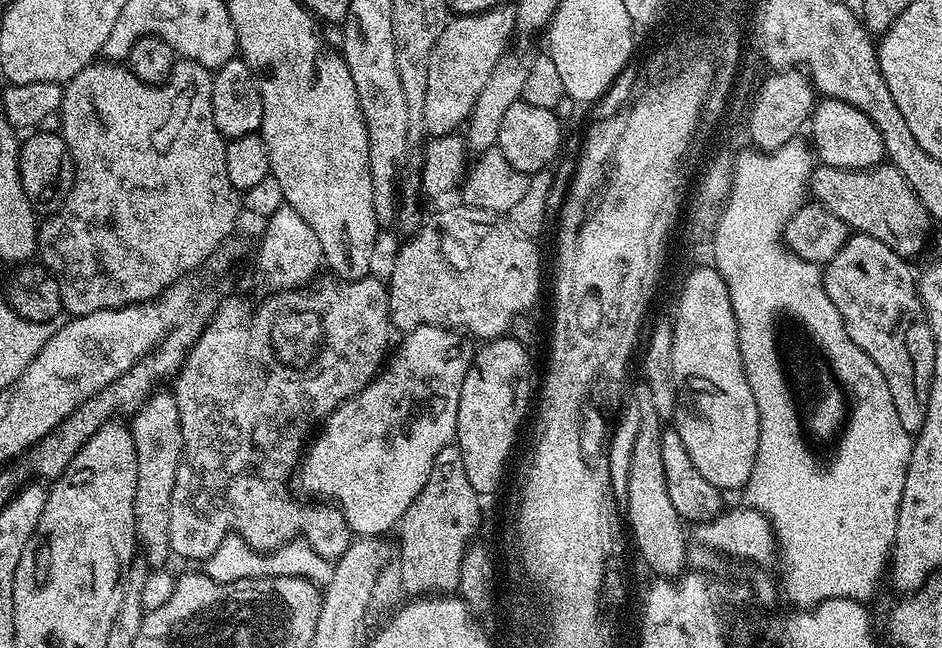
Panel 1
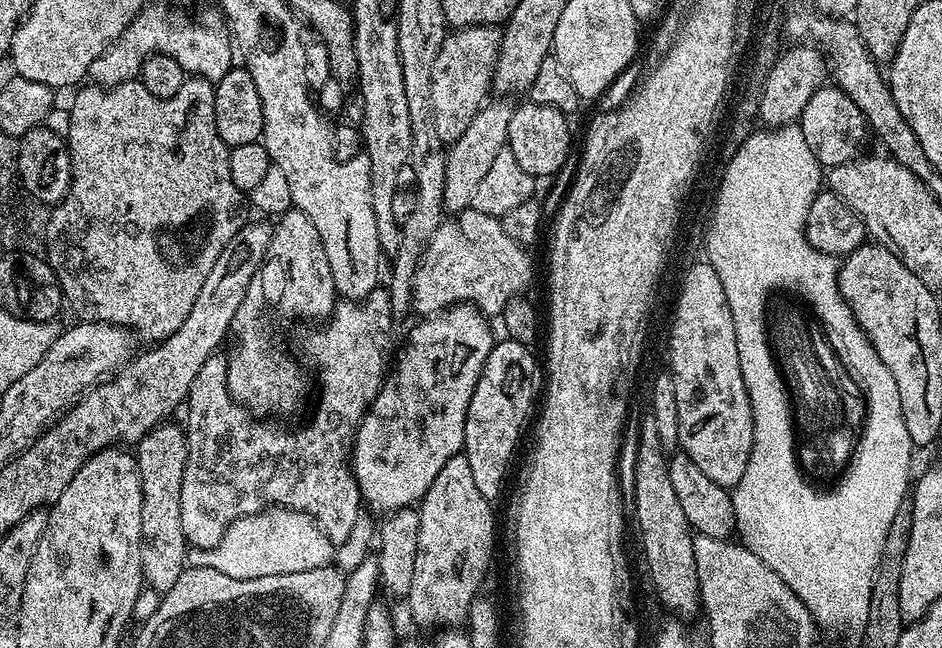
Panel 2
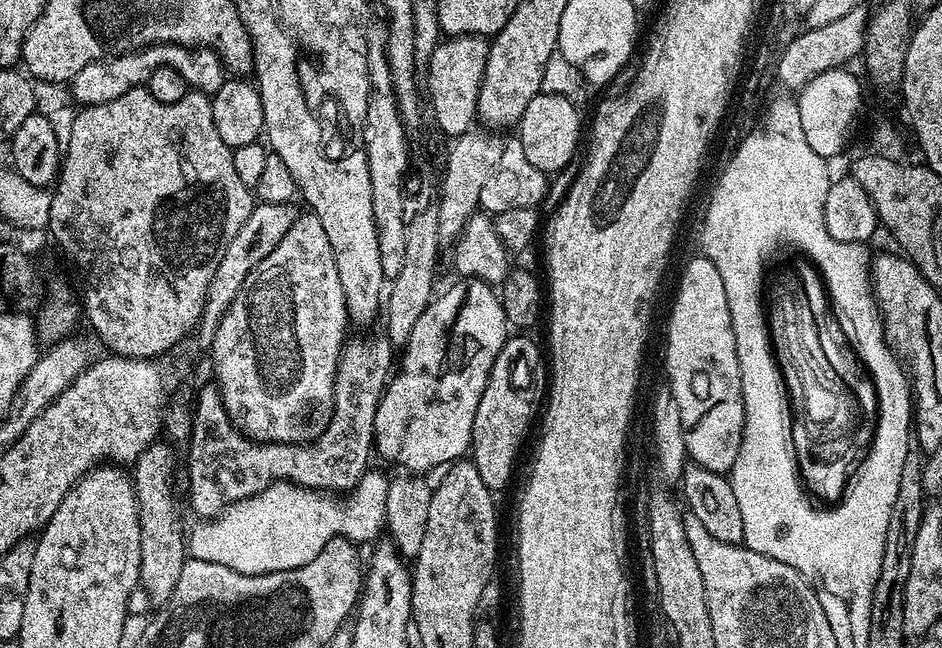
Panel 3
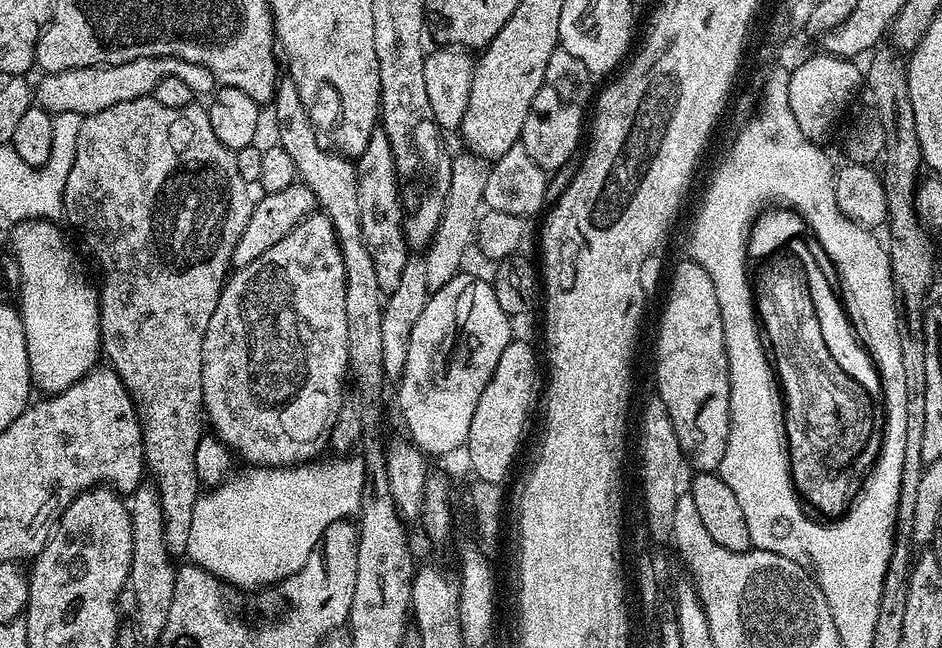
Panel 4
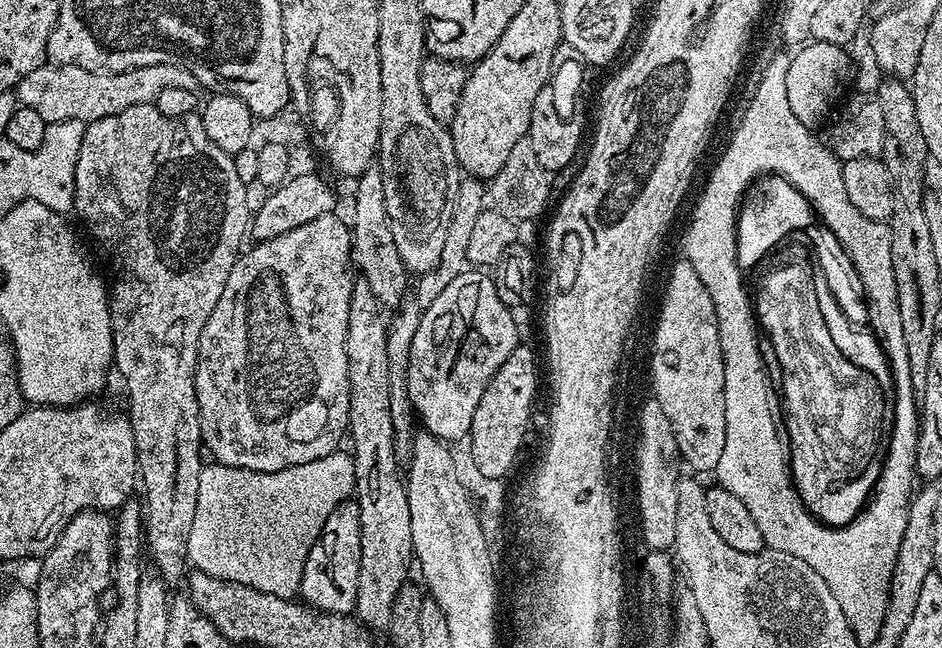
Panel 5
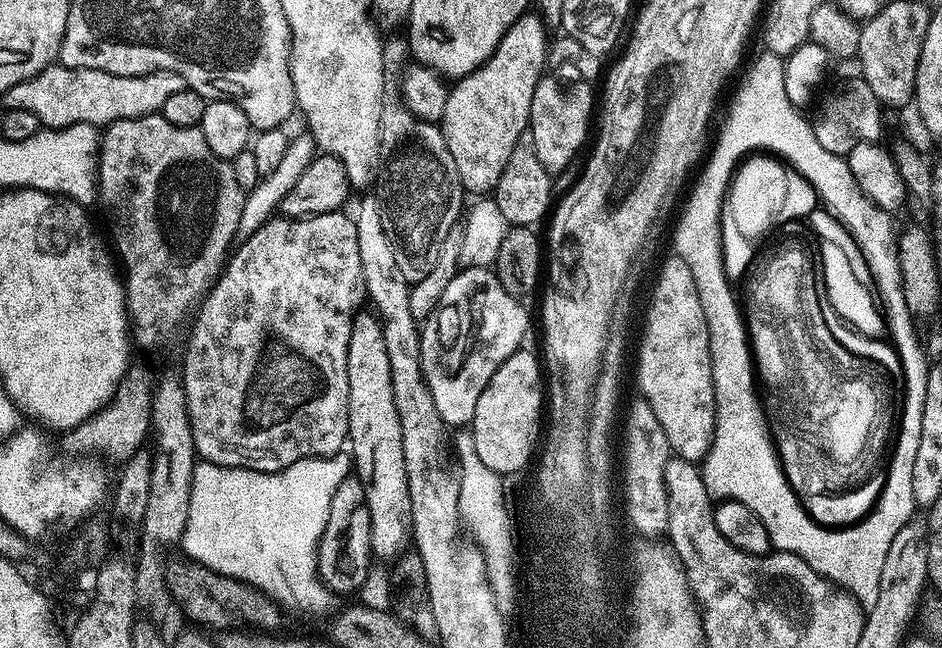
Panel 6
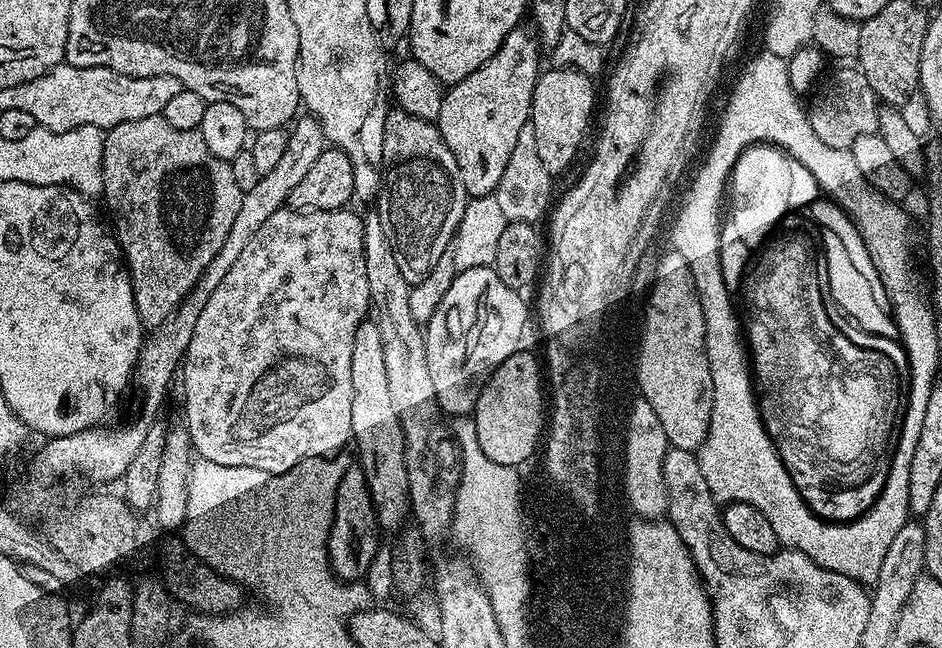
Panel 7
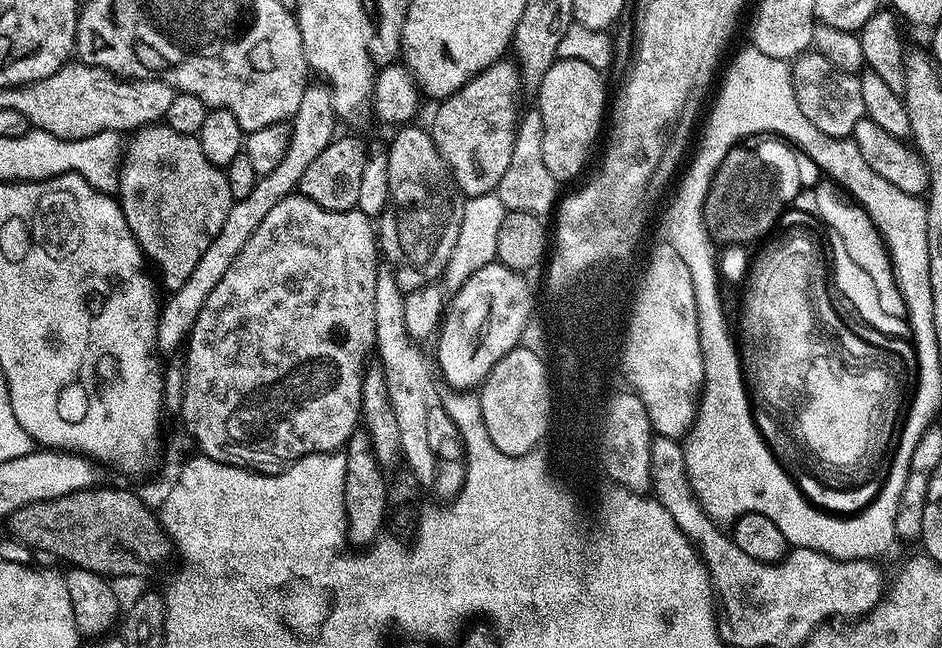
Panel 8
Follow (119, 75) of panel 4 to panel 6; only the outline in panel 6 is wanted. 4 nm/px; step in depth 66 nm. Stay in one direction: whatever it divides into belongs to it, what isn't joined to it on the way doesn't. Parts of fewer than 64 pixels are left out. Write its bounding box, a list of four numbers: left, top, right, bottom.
[2,62,186,128]

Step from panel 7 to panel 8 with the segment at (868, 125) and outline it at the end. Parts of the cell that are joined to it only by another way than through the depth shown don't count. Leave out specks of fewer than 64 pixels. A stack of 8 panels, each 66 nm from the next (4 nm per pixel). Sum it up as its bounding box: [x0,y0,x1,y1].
[791,50,865,137]

